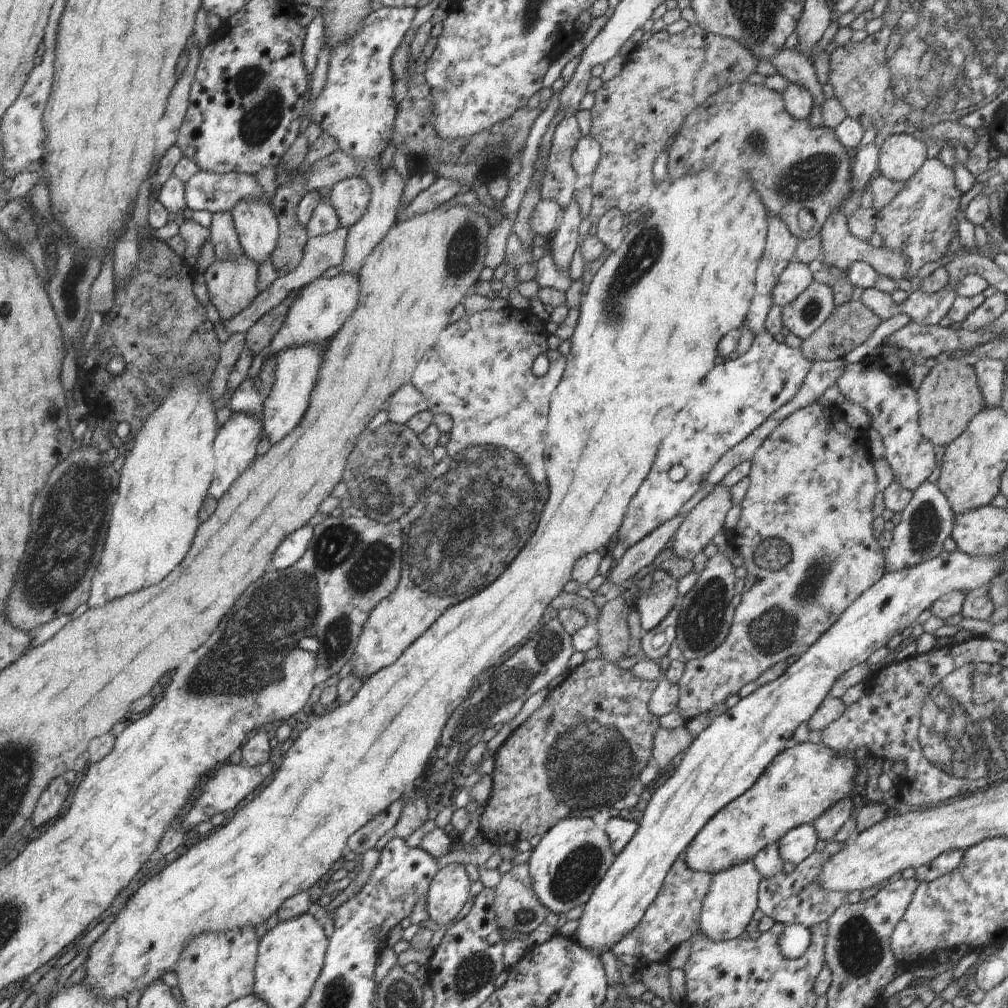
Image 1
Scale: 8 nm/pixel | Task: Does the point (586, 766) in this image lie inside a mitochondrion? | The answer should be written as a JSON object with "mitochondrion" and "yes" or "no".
{"mitochondrion":"yes"}

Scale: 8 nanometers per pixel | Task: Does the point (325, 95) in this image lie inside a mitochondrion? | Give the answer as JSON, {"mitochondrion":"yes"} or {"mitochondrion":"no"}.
{"mitochondrion":"no"}

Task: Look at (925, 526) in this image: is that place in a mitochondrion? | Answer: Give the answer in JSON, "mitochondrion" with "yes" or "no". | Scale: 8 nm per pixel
{"mitochondrion":"yes"}

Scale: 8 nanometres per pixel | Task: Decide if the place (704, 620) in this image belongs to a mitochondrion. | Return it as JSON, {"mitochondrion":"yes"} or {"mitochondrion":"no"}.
{"mitochondrion":"yes"}

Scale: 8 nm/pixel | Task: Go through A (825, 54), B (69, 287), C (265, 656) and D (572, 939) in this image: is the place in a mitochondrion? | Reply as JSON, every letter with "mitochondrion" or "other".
{"A":"other","B":"mitochondrion","C":"mitochondrion","D":"other"}

